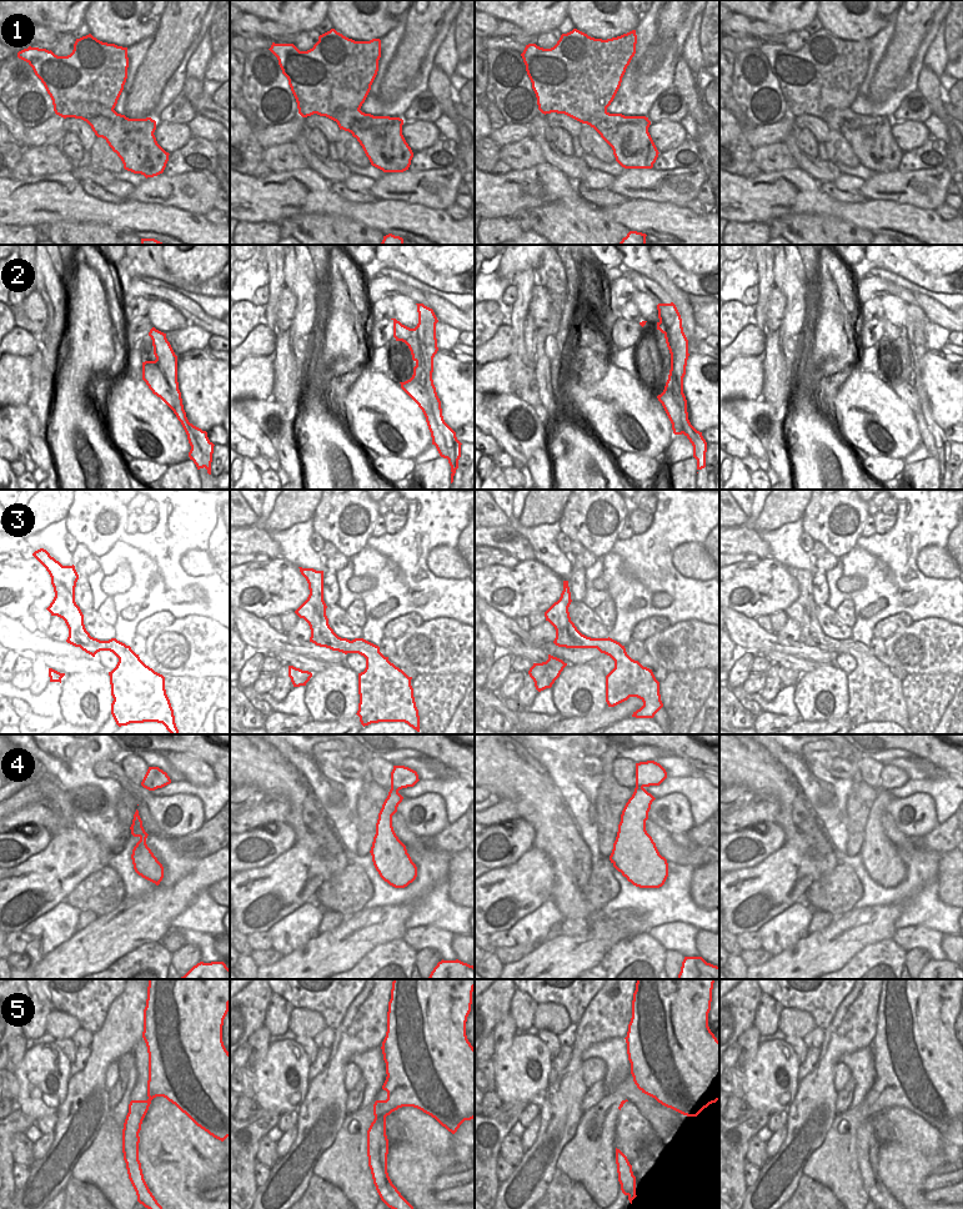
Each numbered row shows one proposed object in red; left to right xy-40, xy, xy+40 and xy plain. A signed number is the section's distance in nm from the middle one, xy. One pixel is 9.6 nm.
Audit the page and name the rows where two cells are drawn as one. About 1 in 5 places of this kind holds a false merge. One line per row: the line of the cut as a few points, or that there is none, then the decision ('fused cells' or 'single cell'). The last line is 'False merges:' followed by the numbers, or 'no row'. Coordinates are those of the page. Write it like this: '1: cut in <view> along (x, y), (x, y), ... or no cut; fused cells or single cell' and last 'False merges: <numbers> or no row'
1: cut in xy-40 along (66, 104), (73, 101), (98, 101), (113, 109); fused cells
2: no cut; single cell
3: no cut; single cell
4: no cut; single cell
5: no cut; single cell
False merges: 1

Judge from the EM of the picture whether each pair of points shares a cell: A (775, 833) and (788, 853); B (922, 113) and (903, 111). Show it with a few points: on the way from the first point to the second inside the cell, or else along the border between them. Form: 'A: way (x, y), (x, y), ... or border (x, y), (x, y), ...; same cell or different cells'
A: border (786, 842), (760, 862); different cells
B: way (917, 113), (908, 110); same cell

